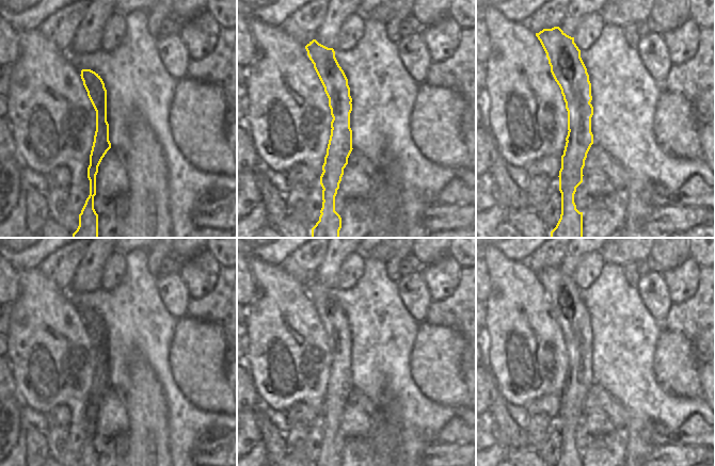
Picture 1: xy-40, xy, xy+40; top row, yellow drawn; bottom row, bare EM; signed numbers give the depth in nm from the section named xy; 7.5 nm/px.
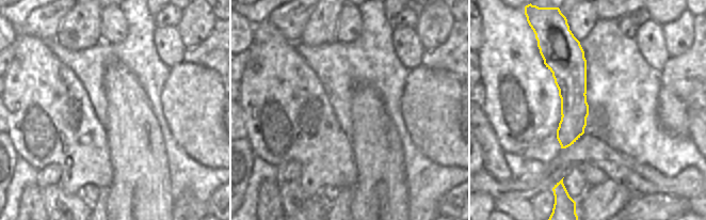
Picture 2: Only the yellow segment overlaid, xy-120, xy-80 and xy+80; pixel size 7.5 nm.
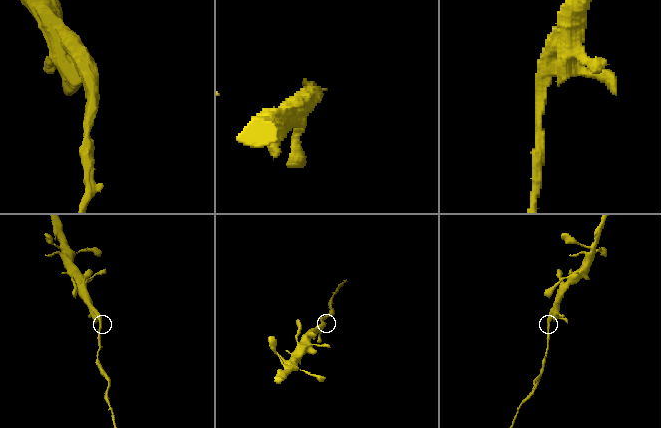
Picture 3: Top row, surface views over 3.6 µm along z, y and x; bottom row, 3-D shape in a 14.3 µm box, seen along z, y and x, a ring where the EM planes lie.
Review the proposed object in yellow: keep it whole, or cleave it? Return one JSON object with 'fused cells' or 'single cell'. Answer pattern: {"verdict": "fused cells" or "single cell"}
{"verdict": "fused cells"}

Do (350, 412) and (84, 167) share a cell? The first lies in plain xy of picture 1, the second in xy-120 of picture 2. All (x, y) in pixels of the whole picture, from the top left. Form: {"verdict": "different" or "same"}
{"verdict": "same"}

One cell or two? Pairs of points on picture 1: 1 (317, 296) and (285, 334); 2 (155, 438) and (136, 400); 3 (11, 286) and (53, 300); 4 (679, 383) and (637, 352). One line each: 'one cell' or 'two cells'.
1: one cell
2: one cell
3: two cells
4: two cells

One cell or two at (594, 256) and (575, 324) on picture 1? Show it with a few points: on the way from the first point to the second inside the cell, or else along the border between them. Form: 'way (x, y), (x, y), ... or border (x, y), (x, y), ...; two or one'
border (573, 276), (580, 289); two

